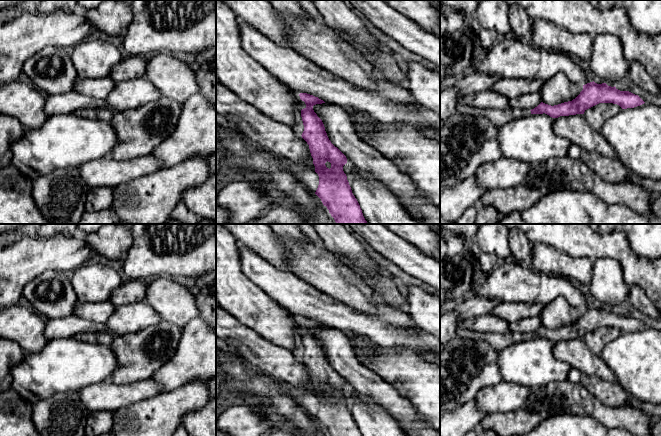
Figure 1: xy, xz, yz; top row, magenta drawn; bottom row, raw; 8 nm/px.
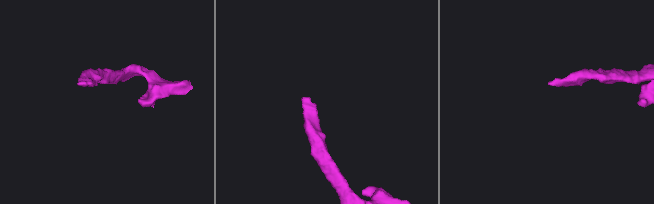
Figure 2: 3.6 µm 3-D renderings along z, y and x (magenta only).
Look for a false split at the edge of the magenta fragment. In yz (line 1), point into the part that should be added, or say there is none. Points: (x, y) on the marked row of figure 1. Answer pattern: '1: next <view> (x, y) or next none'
1: next yz (498, 117)

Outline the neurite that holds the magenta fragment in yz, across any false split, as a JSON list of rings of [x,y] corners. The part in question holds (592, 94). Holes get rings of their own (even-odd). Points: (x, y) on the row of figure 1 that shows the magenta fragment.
[[[593,81],[583,85],[583,90],[572,101],[554,106],[541,102],[532,110],[512,107],[507,107],[505,109],[480,109],[470,107],[461,101],[456,105],[455,112],[481,115],[486,117],[495,126],[500,127],[505,123],[530,114],[545,113],[552,118],[584,114],[587,109],[599,103],[613,103],[619,105],[622,109],[627,109],[640,106],[645,102],[638,95],[635,95],[629,91],[620,91],[615,86],[611,87],[606,83],[597,84]]]

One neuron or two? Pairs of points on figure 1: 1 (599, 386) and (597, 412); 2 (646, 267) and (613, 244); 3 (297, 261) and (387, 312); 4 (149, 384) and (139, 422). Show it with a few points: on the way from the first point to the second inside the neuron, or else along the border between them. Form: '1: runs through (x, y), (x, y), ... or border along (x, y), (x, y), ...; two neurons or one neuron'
1: border along (581, 383), (604, 404), (611, 406), (621, 405); two neurons
2: runs through (638, 267), (621, 252); one neuron
3: runs through (319, 267), (346, 285), (365, 303); one neuron
4: border along (162, 391), (154, 396), (123, 407); two neurons

